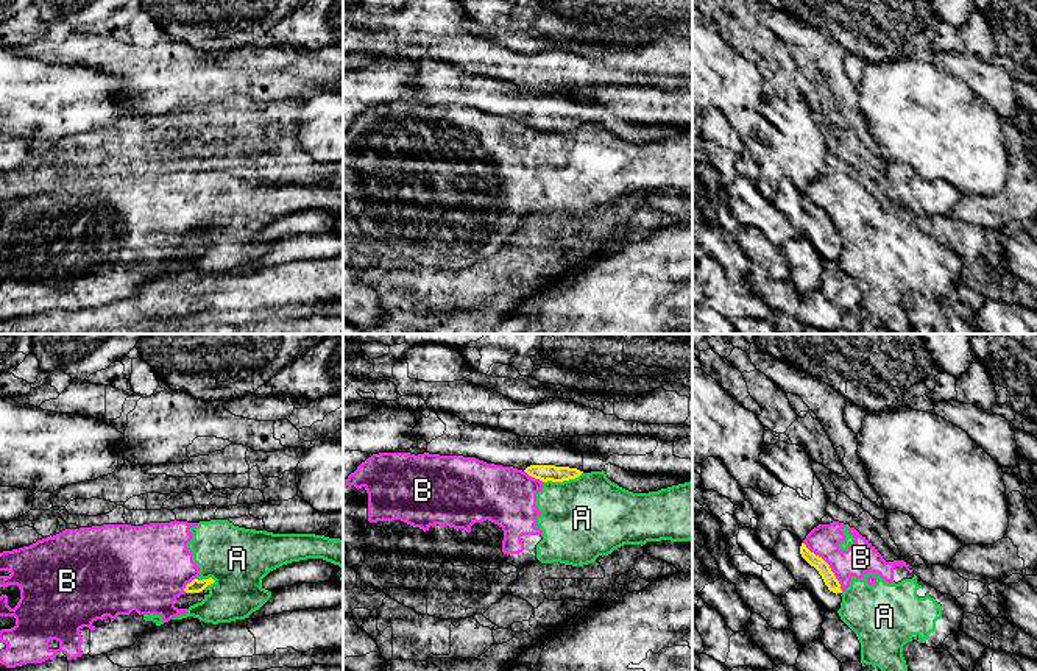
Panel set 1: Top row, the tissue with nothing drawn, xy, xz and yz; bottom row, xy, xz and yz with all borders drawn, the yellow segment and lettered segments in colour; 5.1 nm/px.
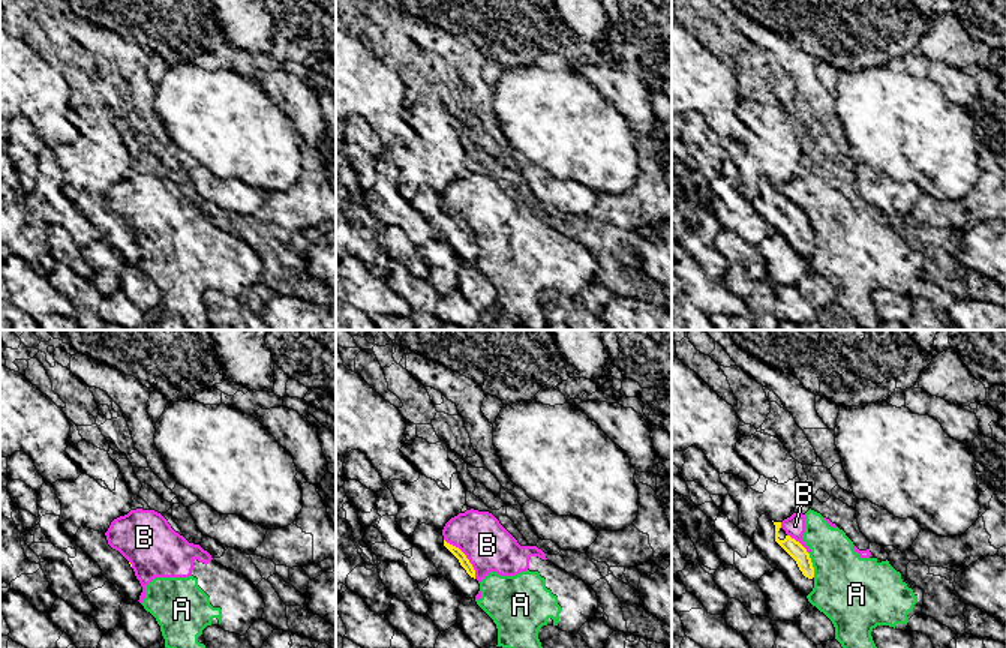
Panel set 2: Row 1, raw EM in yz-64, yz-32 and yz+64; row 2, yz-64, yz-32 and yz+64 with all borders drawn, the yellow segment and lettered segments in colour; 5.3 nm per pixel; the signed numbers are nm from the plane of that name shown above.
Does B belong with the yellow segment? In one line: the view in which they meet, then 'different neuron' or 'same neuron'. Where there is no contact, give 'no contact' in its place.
contact in yz; different neuron

